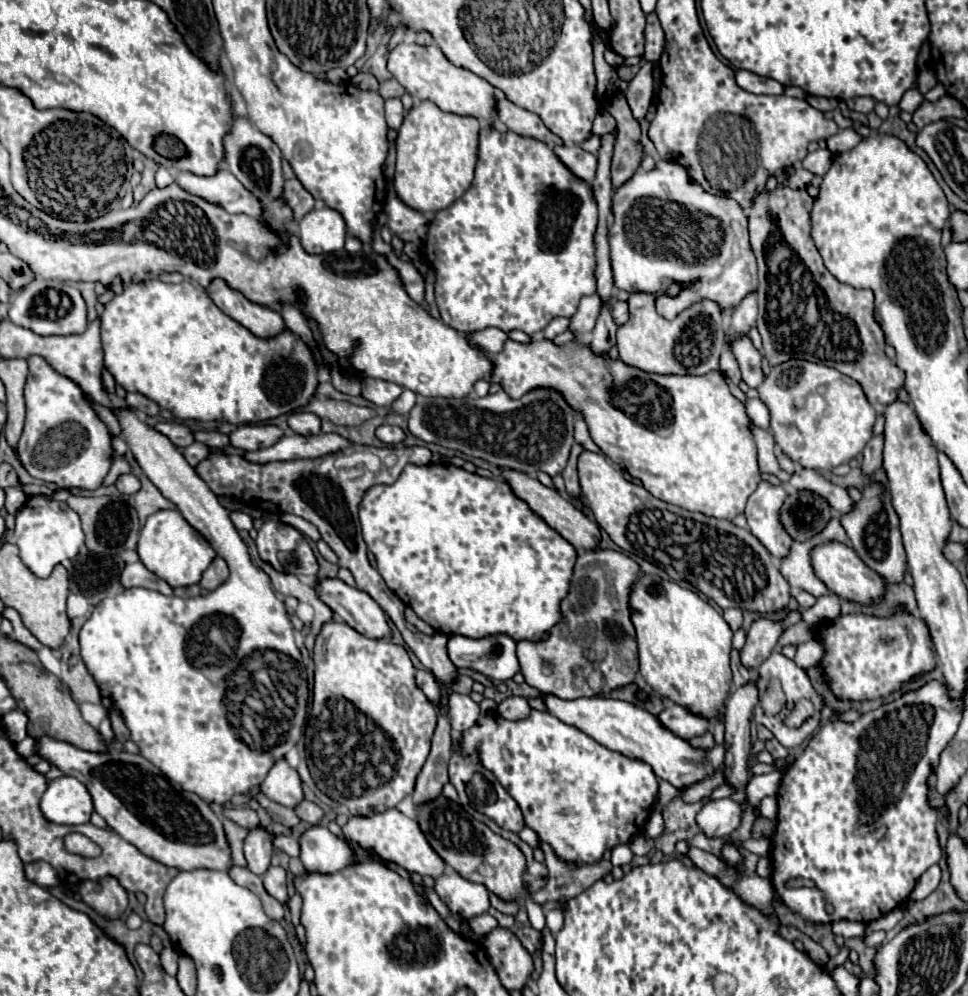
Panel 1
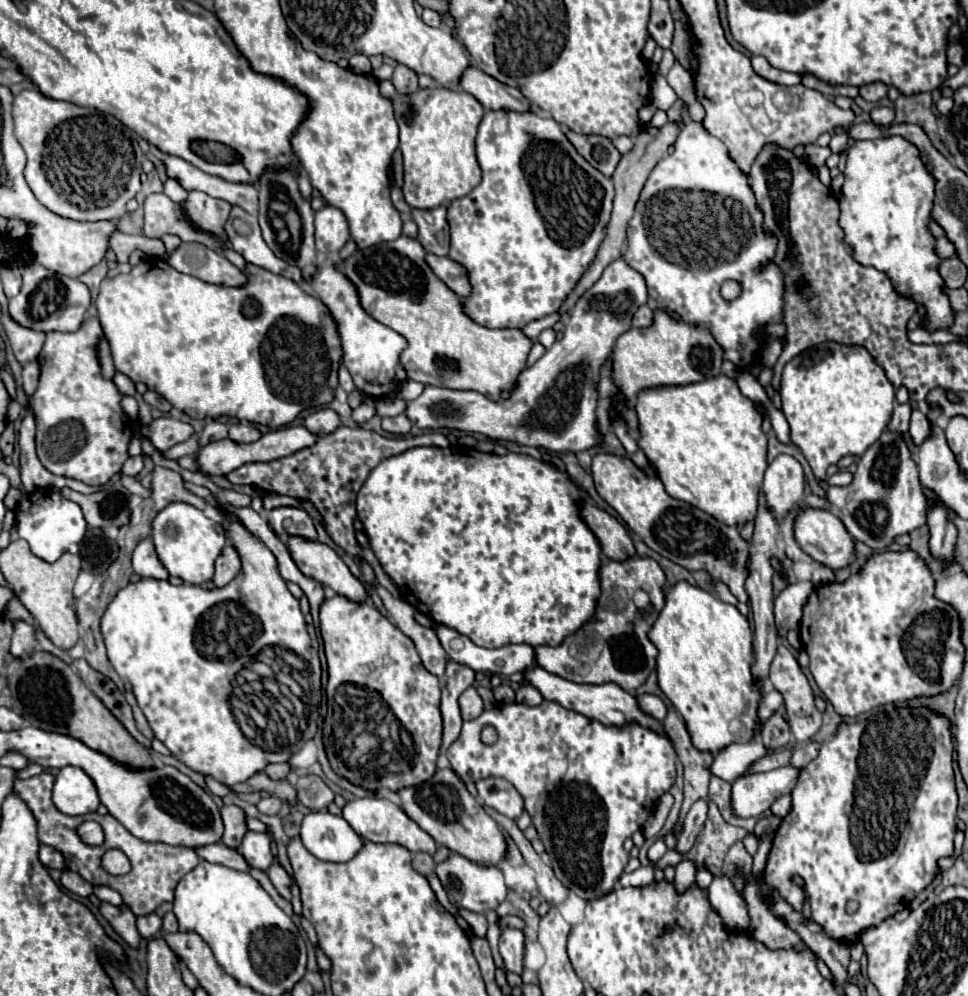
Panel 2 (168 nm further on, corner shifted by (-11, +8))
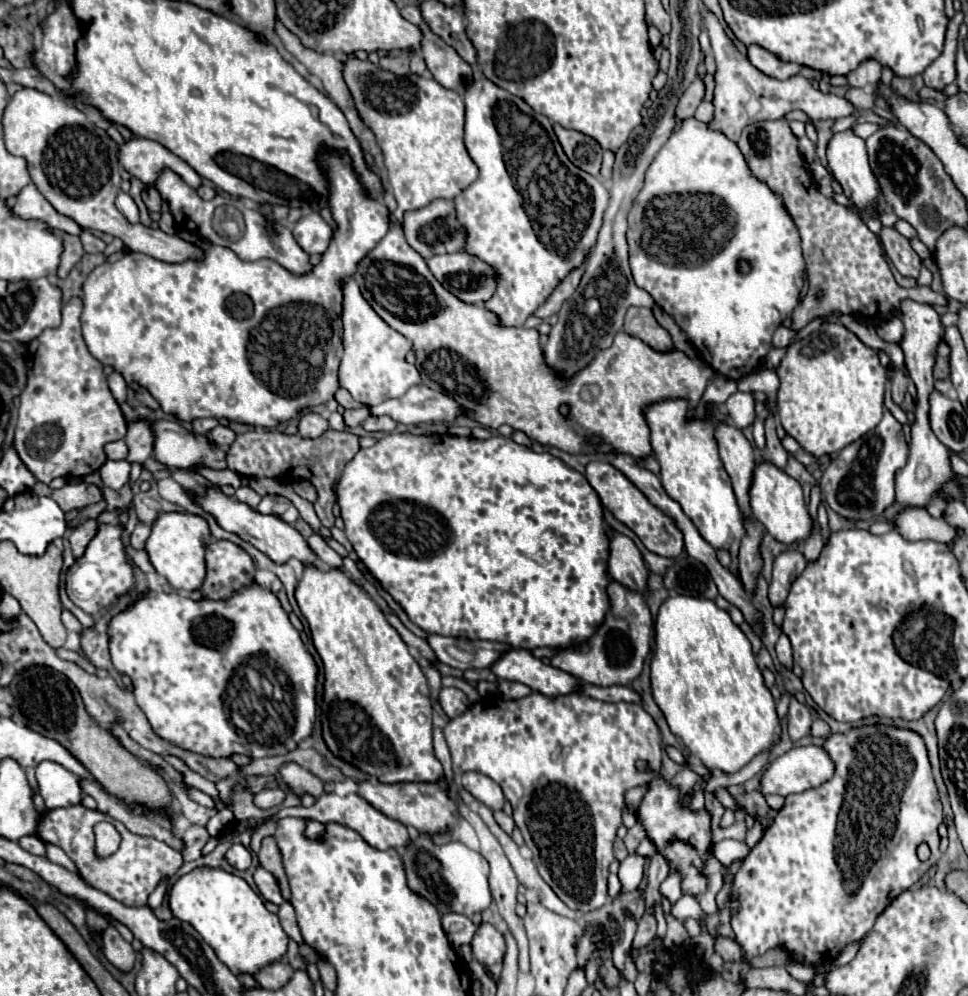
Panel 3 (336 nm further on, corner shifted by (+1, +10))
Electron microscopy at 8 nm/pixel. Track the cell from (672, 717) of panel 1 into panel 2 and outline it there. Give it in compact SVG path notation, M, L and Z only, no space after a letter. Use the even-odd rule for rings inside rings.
M643 694L643 696L637 696L637 700L639 700L641 710L647 712L647 714L651 714L653 718L663 720L663 716L667 716L667 706L665 706L665 702L659 696Z

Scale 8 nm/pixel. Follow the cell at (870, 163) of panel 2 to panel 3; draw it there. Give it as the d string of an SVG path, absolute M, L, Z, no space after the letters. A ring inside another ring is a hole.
M851 128L843 132L835 132L827 144L827 162L829 162L829 170L833 178L841 184L845 196L849 196L857 208L865 208L867 212L877 216L875 202L881 202L881 190L879 190L877 178L873 176L869 160L867 160L865 140L859 138Z

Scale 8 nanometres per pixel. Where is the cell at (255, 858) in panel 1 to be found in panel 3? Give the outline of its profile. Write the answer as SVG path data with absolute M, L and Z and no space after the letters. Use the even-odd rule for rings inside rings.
M231 844L231 848L225 852L225 860L237 870L247 870L251 864L251 852L241 844Z

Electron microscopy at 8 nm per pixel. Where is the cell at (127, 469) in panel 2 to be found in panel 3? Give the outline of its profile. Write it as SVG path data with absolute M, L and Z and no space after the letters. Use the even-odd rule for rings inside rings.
M123 440L109 442L105 446L105 454L107 454L109 460L125 460L127 458L127 444Z

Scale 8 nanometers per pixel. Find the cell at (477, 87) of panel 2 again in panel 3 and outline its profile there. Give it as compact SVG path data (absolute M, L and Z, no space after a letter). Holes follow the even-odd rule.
M421 22L419 28L423 30L421 54L433 78L445 88L461 90L463 76L471 76L473 72L471 66L449 44L445 44L437 34L433 34L425 22Z

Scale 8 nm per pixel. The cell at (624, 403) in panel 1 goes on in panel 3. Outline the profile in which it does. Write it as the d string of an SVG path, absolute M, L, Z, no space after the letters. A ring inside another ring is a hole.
M663 400L645 410L647 424L651 428L651 444L655 458L661 464L661 482L673 500L677 500L683 512L695 522L699 534L715 548L731 554L729 570L739 578L737 554L741 538L745 536L745 516L741 516L729 474L723 470L719 450L713 438L713 420L695 418L687 422L687 400Z

